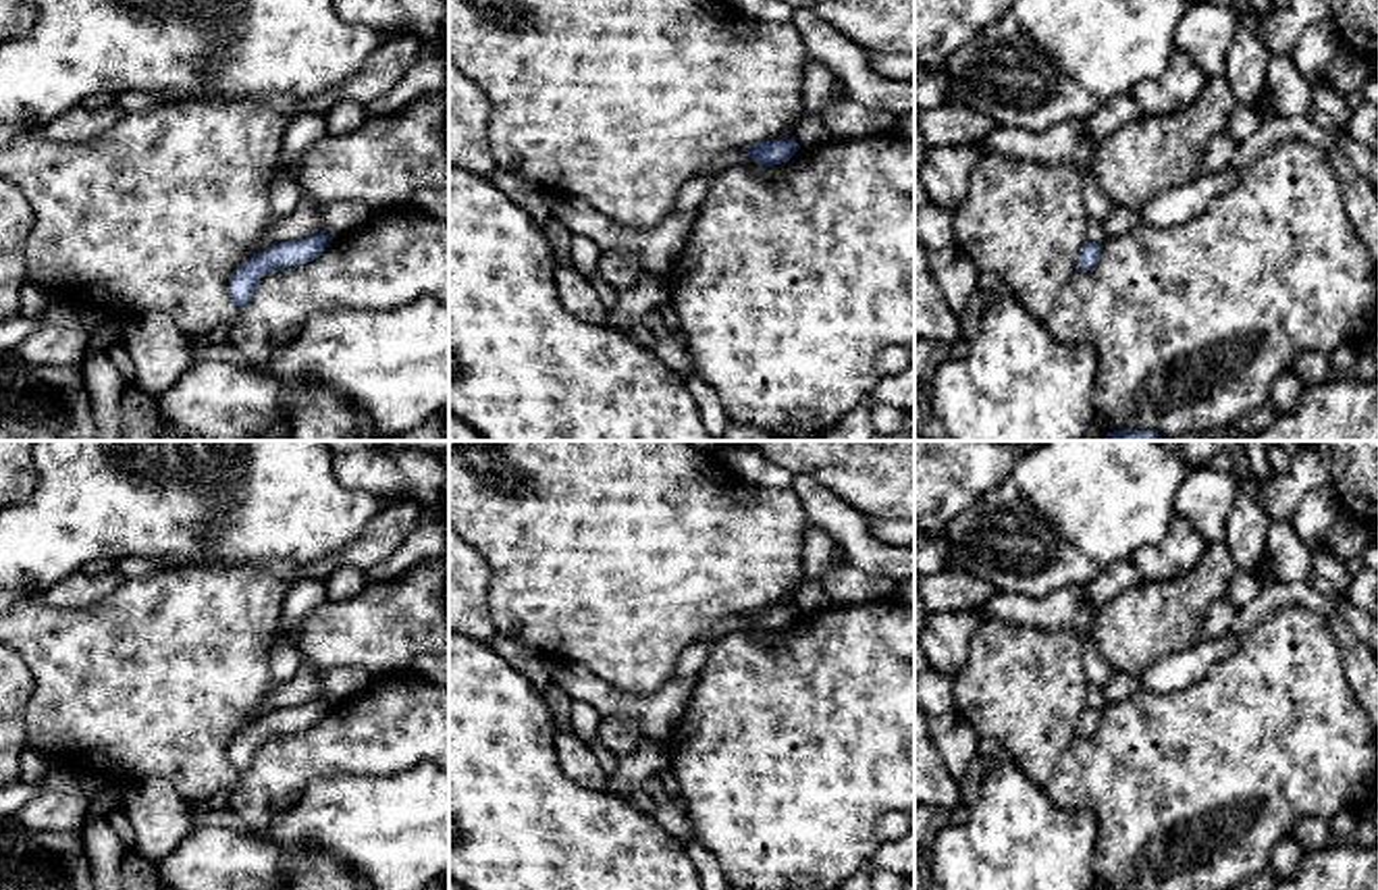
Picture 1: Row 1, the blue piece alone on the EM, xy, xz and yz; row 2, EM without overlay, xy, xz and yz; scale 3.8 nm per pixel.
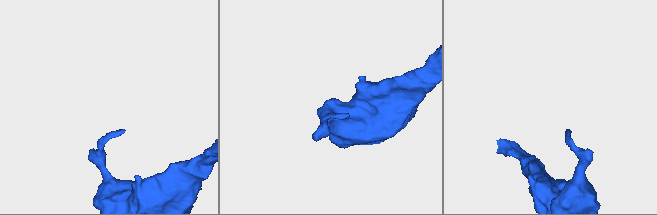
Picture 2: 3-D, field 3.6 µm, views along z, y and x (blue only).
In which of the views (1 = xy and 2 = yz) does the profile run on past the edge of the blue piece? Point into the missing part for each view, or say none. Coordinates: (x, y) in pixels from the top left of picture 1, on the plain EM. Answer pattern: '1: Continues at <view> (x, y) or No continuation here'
1: No continuation here
2: No continuation here

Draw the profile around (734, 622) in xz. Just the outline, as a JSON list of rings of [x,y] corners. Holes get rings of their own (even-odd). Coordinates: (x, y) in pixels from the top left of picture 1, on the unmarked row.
[[[730,616],[723,618],[719,622],[715,622],[709,630],[703,632],[700,638],[709,638],[715,640],[727,632],[736,632],[736,630],[757,630],[754,624],[742,616]]]

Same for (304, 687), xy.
[[[303,661],[291,682],[279,686],[251,715],[249,724],[281,707],[299,707],[303,703],[320,699],[320,670]]]

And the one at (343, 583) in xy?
[[[353,566],[337,568],[322,582],[330,601],[353,599],[370,584],[366,572]]]

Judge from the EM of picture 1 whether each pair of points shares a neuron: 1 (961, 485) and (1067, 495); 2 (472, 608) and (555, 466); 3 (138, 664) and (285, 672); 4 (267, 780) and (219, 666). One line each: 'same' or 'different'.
1: different
2: different
3: different
4: different

